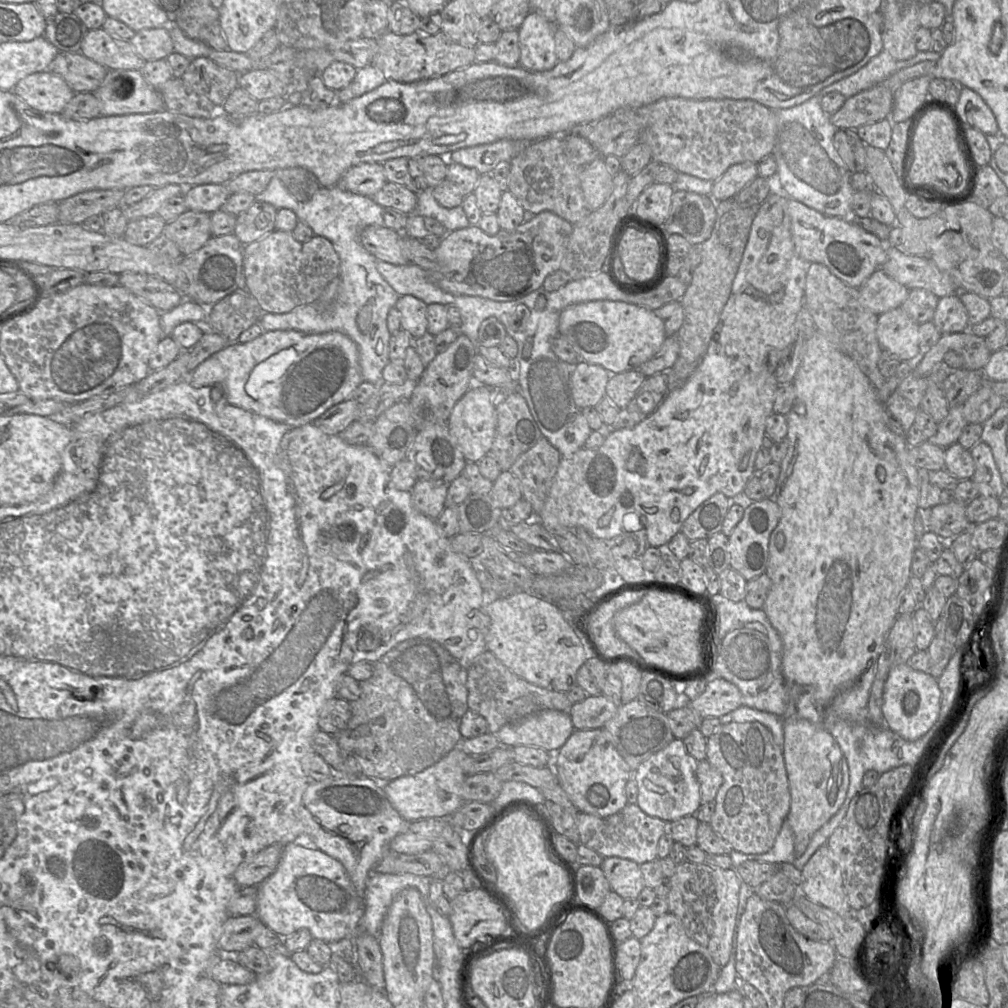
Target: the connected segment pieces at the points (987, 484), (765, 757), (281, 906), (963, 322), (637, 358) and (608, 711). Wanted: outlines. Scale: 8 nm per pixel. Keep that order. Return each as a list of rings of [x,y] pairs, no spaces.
[[[980,441],[970,452],[975,463],[975,472],[971,480],[977,485],[979,495],[998,499],[1003,497],[1004,489],[1001,474],[990,446]]]
[[[731,722],[728,724],[721,724],[716,731],[707,738],[706,755],[708,762],[721,773],[723,778],[723,782],[714,800],[716,805],[715,811],[709,822],[712,829],[727,841],[735,851],[739,851],[744,854],[763,854],[768,852],[774,845],[782,824],[789,813],[791,804],[790,787],[782,747],[775,742],[771,731],[760,722]]]
[[[295,842],[284,845],[277,868],[258,885],[255,915],[265,926],[282,938],[305,928],[309,930],[313,939],[337,944],[342,939],[354,937],[358,933],[359,922],[364,911],[364,898],[357,894],[341,862],[318,848],[305,848]]]
[[[958,294],[939,298],[932,322],[943,335],[964,332],[970,326],[967,309]]]
[[[622,301],[571,305],[561,312],[558,328],[584,361],[602,366],[610,375],[637,369],[659,351],[666,338],[664,323],[654,310]]]
[[[604,695],[588,696],[582,702],[574,703],[570,716],[575,730],[598,729],[603,728],[617,712],[618,705]]]

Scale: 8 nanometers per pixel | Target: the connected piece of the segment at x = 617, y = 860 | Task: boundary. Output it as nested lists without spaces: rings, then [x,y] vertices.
[[[605,857],[600,865],[613,891],[623,899],[637,898],[645,887],[638,863],[620,857]]]

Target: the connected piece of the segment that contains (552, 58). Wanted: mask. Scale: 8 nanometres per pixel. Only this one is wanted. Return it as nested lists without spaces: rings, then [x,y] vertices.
[[[530,11],[517,31],[520,67],[528,71],[546,71],[558,63],[553,23]]]

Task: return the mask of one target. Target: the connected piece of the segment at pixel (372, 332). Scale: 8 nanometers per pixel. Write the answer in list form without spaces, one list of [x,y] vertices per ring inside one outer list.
[[[273,177],[267,188],[255,196],[257,202],[266,202],[273,205],[277,210],[292,210],[299,221],[307,224],[316,236],[327,238],[333,245],[340,259],[340,286],[334,302],[327,308],[322,309],[317,304],[300,306],[294,310],[276,314],[264,313],[259,321],[264,331],[296,330],[305,334],[321,334],[331,331],[341,332],[350,337],[357,345],[359,351],[359,364],[363,381],[380,384],[383,381],[382,371],[389,359],[389,345],[391,332],[388,330],[387,317],[392,307],[395,307],[400,295],[381,276],[376,267],[377,259],[370,254],[361,243],[361,233],[368,226],[384,225],[384,207],[378,205],[371,197],[349,192],[339,185],[332,187],[320,187],[307,202],[296,200],[282,181]]]

